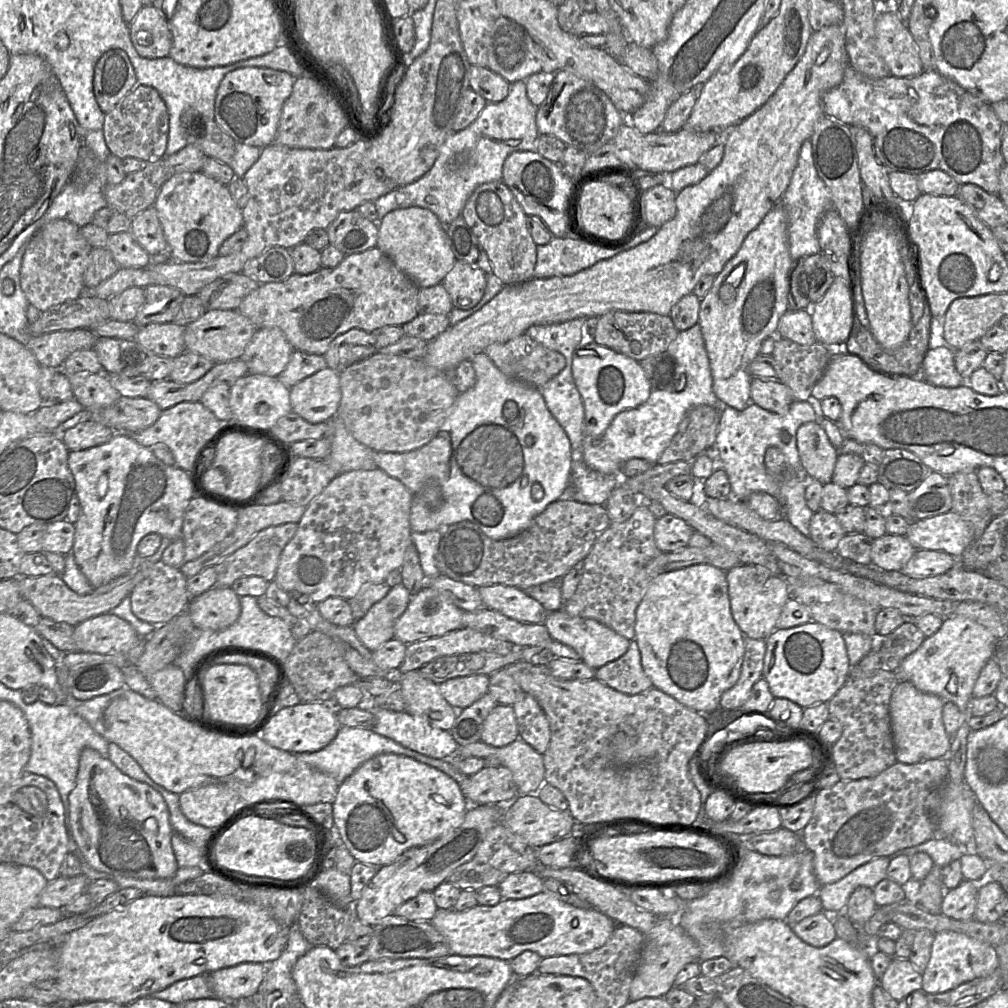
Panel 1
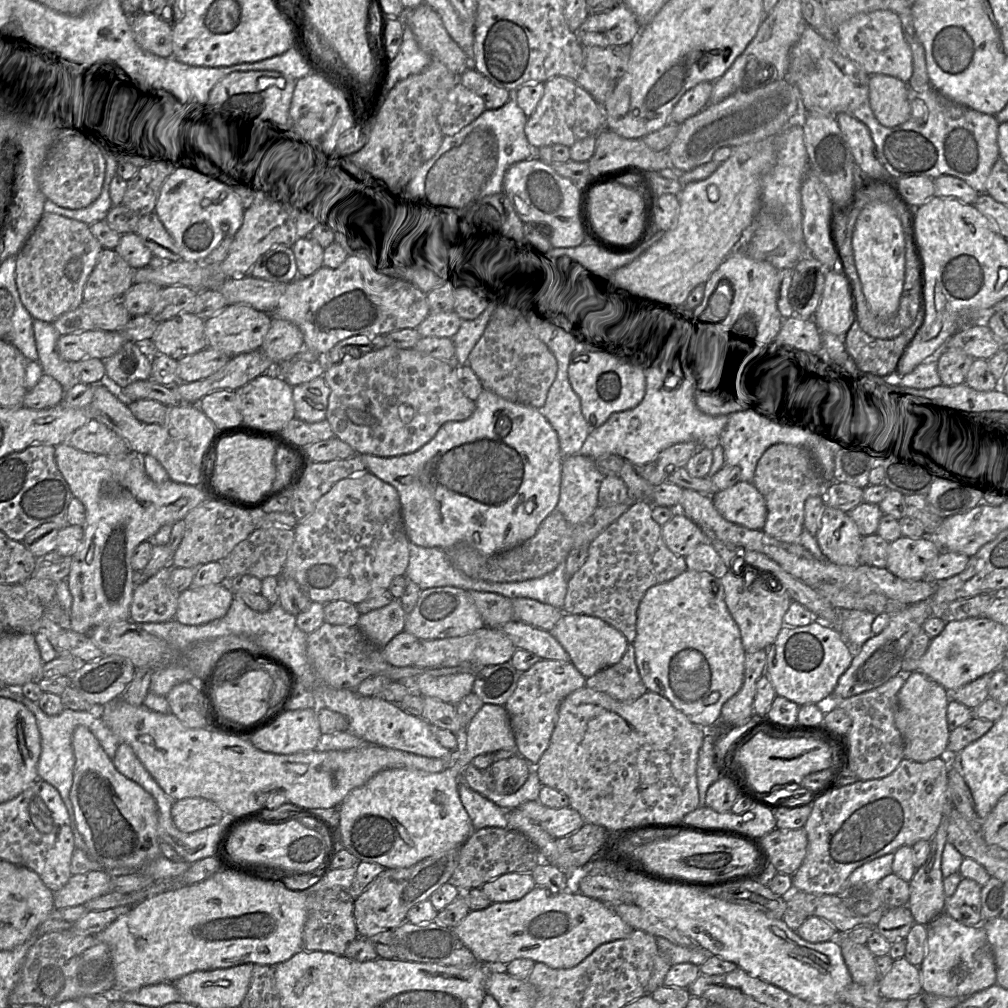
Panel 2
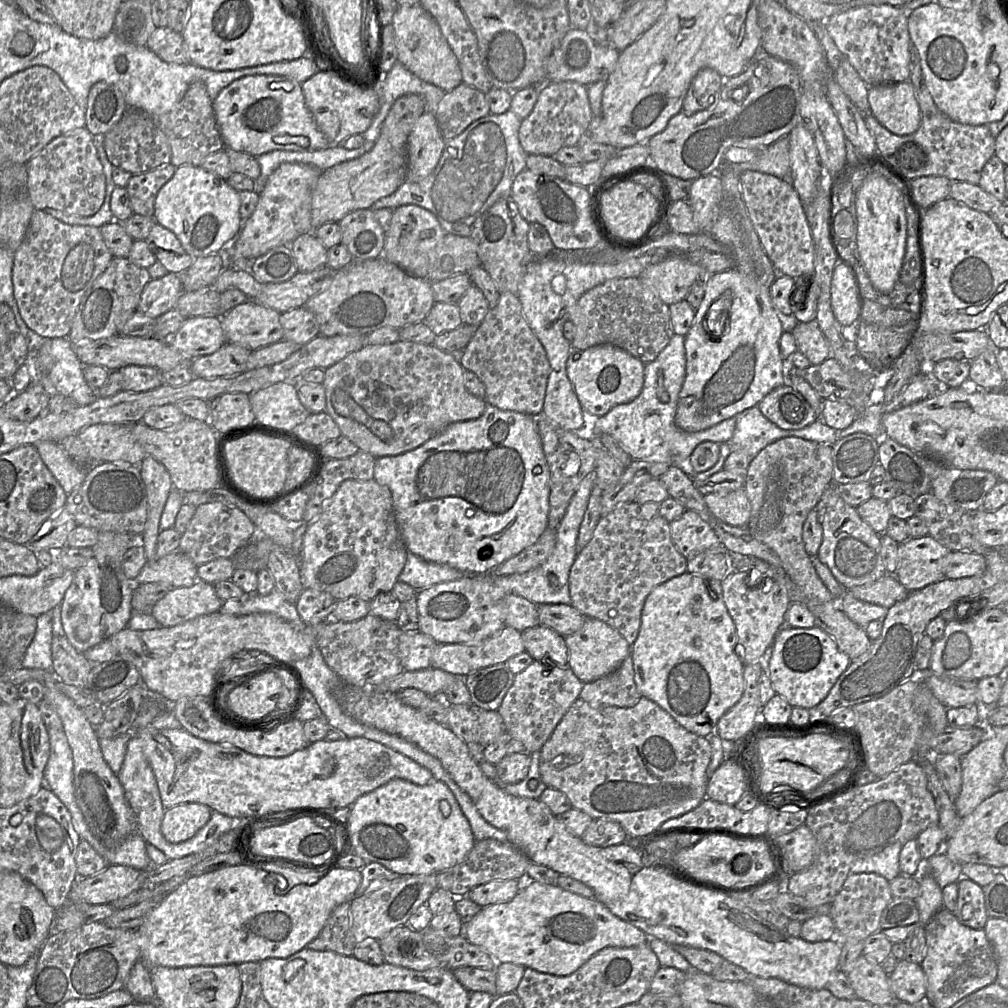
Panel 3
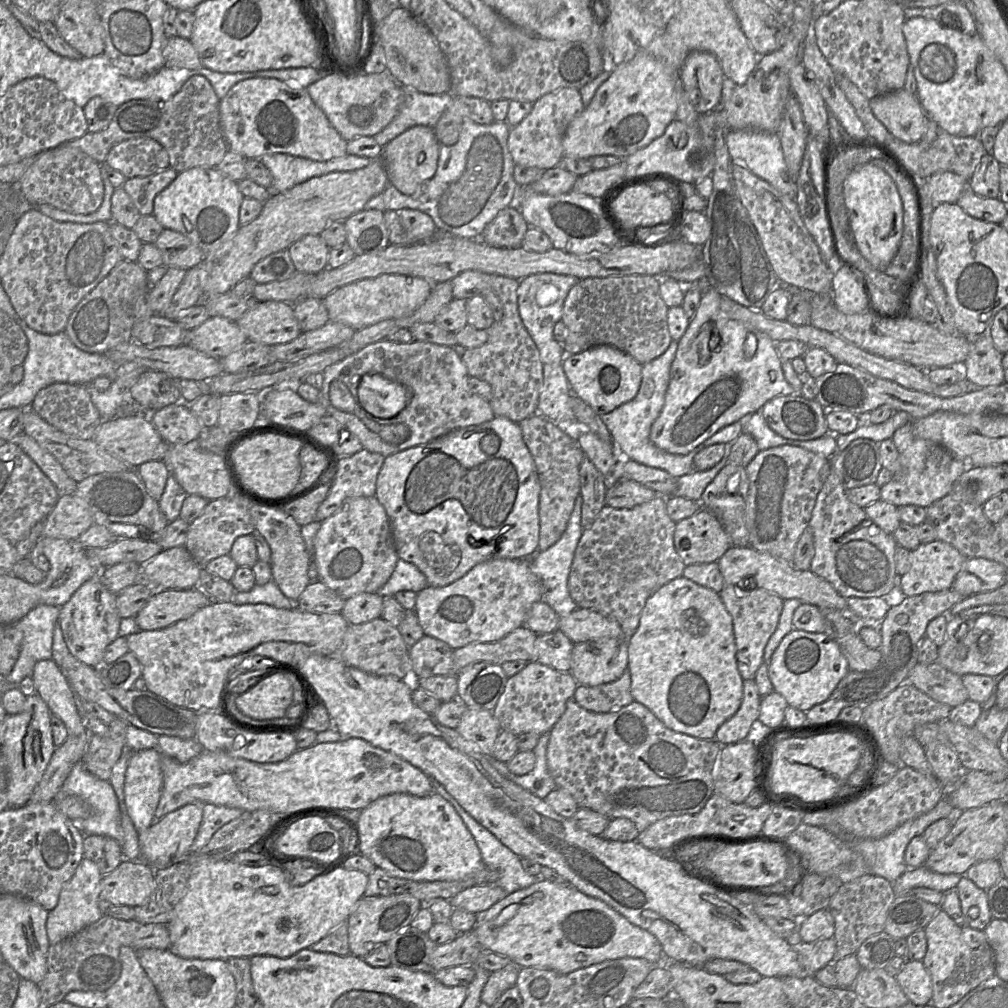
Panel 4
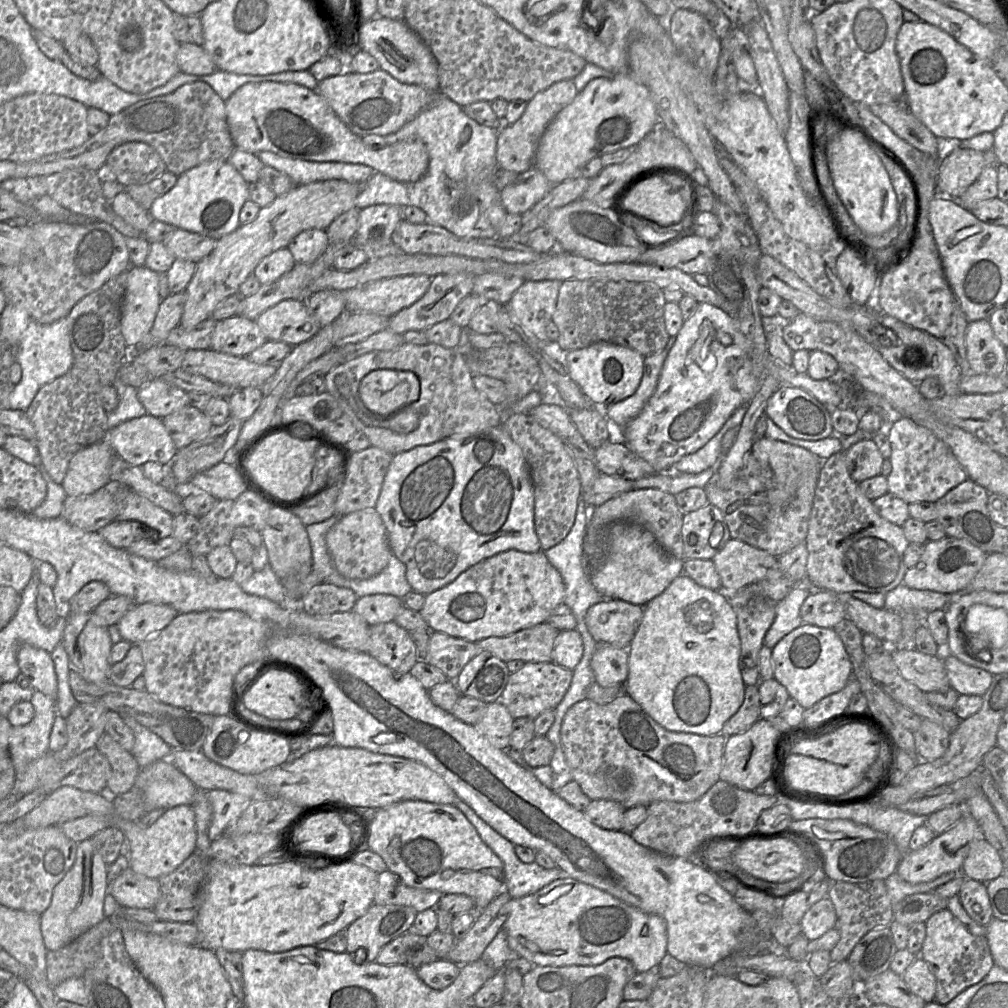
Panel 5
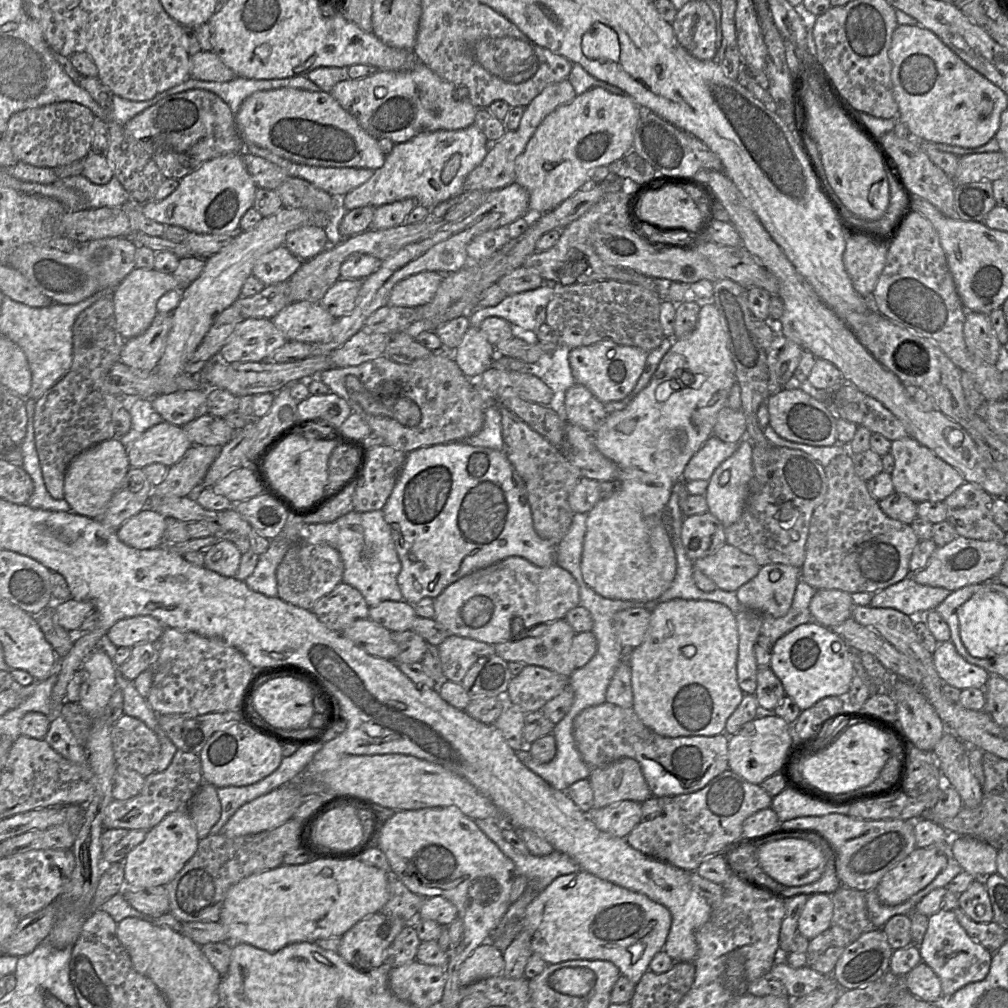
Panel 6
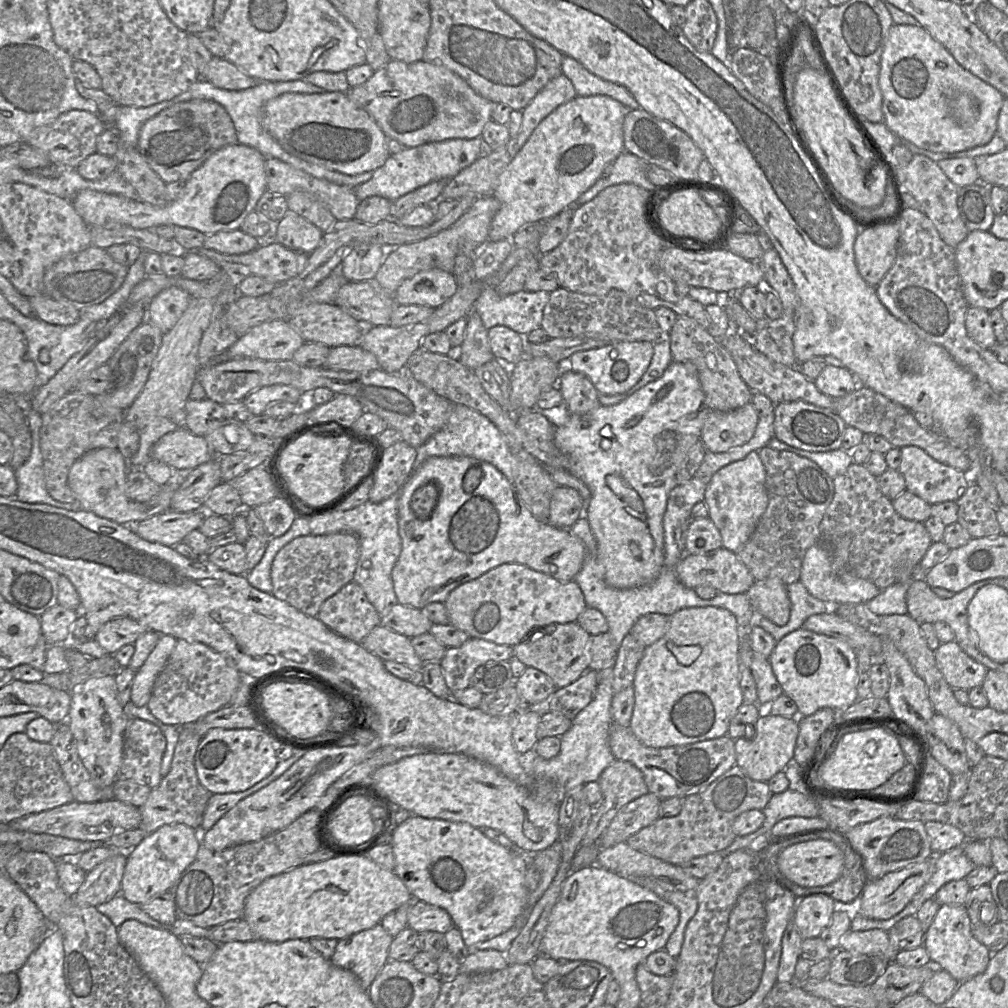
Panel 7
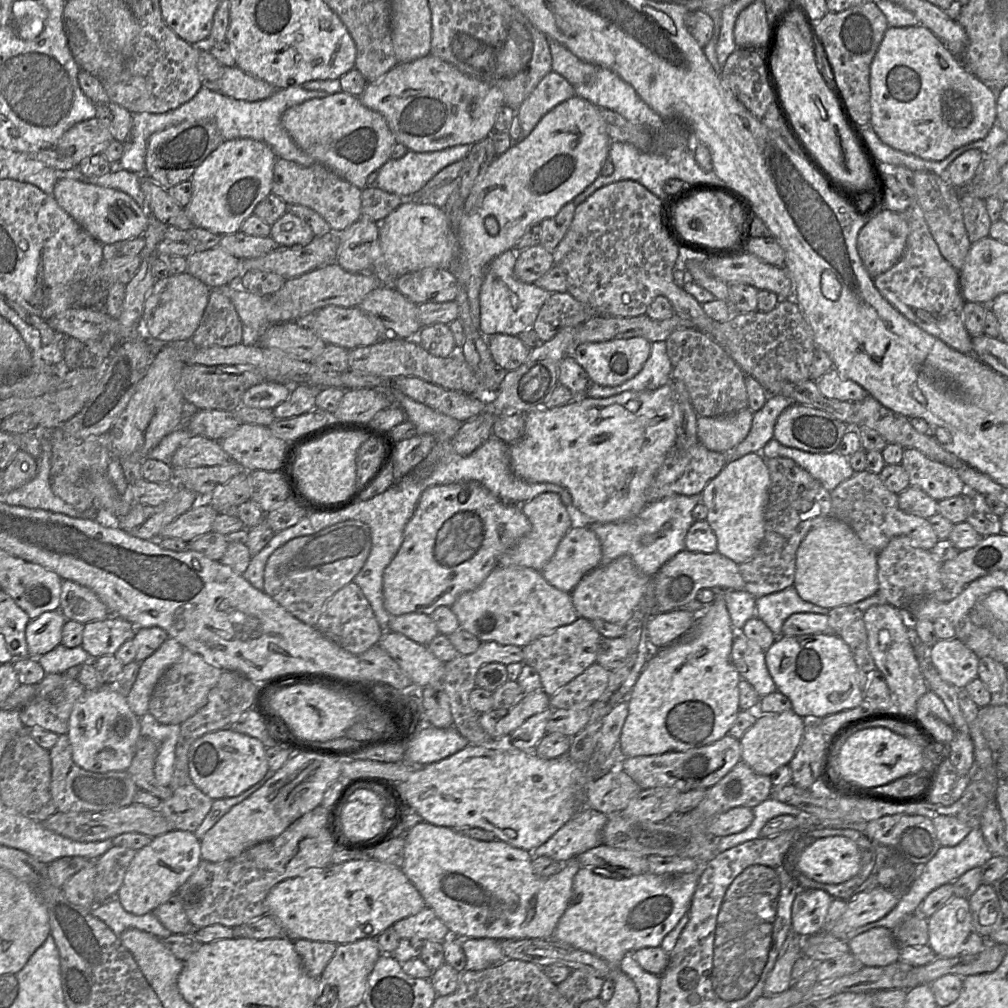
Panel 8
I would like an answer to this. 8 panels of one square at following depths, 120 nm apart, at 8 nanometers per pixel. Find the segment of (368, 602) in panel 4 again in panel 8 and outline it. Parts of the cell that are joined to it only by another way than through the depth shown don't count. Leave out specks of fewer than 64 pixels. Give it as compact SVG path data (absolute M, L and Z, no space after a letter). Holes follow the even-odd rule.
M407 613L391 616L388 631L401 633L407 638L427 646L439 634L431 616L422 613Z

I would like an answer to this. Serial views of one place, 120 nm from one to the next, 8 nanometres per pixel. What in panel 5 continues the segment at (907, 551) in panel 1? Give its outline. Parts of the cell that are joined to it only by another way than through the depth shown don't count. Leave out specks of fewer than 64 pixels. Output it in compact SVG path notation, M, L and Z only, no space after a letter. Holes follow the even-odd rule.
M954 537L926 542L919 562L907 569L903 583L916 590L931 590L940 593L962 593L981 569L987 554L971 543Z

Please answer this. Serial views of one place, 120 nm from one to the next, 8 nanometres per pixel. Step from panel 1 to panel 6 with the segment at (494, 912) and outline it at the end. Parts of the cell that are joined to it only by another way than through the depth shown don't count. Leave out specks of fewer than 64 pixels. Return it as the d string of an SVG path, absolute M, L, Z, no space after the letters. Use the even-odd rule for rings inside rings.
M586 871L557 877L527 906L522 929L531 931L534 954L548 965L568 960L606 960L637 985L670 931L669 910L646 895Z

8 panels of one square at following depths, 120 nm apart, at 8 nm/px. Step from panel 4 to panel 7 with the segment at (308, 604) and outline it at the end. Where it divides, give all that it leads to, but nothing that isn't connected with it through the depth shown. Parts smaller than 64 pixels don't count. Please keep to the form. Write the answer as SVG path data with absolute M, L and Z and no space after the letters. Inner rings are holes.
M354 581L327 598L317 618L335 633L356 643L361 643L373 628L381 625L380 614Z

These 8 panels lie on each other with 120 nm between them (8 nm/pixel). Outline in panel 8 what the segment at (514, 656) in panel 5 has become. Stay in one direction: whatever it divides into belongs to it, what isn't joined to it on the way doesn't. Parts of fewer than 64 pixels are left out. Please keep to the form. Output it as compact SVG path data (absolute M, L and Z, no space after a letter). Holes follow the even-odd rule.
M578 617L573 623L560 626L522 647L523 664L536 669L541 679L542 690L552 696L596 662L601 637L591 621Z

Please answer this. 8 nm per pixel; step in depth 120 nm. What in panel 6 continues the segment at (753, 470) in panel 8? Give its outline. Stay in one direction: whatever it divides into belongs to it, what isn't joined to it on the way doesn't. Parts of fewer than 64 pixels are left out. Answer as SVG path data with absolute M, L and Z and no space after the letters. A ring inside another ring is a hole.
M746 435L736 443L739 443L737 450L715 469L708 480L705 493L708 511L725 528L734 524L742 515L749 497L750 482L753 477L752 452L754 445Z

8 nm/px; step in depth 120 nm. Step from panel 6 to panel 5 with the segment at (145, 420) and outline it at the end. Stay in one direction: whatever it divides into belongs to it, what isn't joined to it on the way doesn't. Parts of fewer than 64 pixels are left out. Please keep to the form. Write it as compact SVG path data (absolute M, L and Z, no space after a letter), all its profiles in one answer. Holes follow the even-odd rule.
M118 378L113 386L119 397L119 404L112 412L107 413L110 429L127 420L139 418L147 414L145 407L138 399L136 388L124 384Z

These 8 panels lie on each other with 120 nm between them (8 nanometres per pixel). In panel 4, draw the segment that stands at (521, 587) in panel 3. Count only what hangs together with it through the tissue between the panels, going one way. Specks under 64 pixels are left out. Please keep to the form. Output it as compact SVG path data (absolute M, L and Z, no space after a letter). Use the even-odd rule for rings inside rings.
M579 493L575 500L574 508L568 520L566 529L559 540L545 551L537 551L531 558L532 571L537 575L542 584L541 601L547 603L559 617L566 616L578 608L577 604L569 594L568 577L575 550L583 532L581 525L581 510L582 497Z

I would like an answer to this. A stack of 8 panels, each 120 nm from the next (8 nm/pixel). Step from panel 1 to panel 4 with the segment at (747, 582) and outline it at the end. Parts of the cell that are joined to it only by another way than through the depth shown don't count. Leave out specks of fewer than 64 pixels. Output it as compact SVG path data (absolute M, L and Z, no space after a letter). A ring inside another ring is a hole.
M728 584L719 594L733 619L738 671L743 680L755 680L756 672L764 662L765 647L778 626L785 600L762 588L743 590L738 585Z

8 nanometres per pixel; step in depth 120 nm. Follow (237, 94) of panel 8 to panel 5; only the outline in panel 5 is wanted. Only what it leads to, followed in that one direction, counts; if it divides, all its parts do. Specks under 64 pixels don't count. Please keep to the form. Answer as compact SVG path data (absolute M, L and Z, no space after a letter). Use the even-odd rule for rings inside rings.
M193 43L180 44L176 56L180 73L205 76L217 71L217 67L202 46Z

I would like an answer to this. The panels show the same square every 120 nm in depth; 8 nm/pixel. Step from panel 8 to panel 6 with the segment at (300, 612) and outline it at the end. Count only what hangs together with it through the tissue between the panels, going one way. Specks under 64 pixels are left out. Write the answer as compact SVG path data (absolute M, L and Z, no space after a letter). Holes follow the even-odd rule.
M299 541L292 544L276 570L278 596L298 607L312 610L318 599L343 581L344 563L340 553L326 543Z

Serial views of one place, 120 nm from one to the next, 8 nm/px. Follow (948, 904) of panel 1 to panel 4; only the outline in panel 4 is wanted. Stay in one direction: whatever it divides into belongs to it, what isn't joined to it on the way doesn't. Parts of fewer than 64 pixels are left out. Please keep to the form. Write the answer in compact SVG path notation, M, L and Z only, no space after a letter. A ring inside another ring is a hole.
M965 875L961 877L956 890L966 925L973 929L984 930L993 918L987 890L979 888Z

